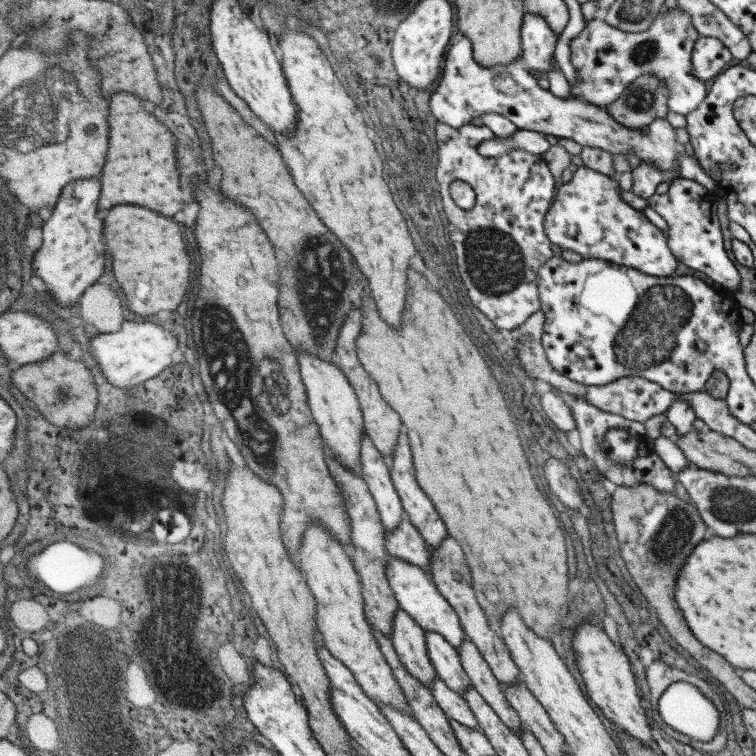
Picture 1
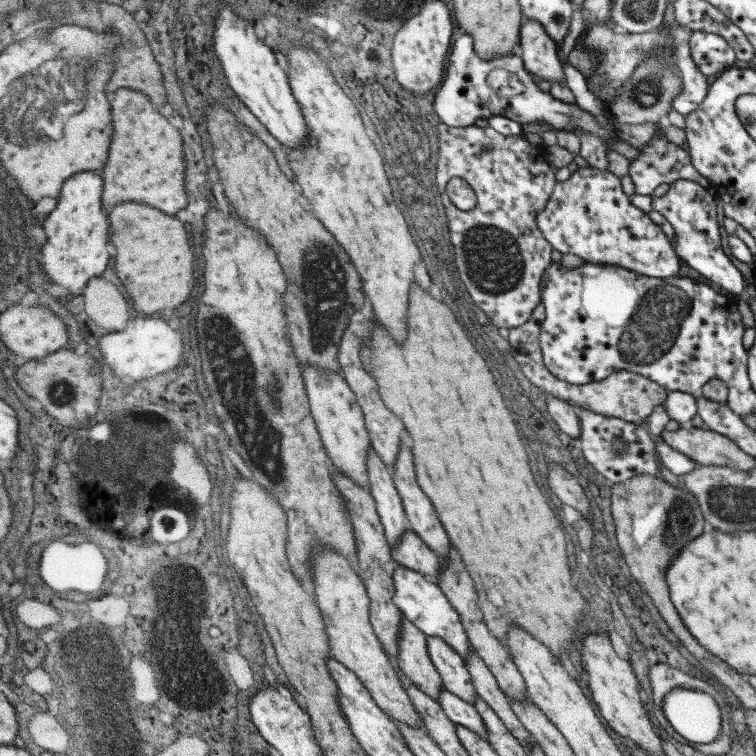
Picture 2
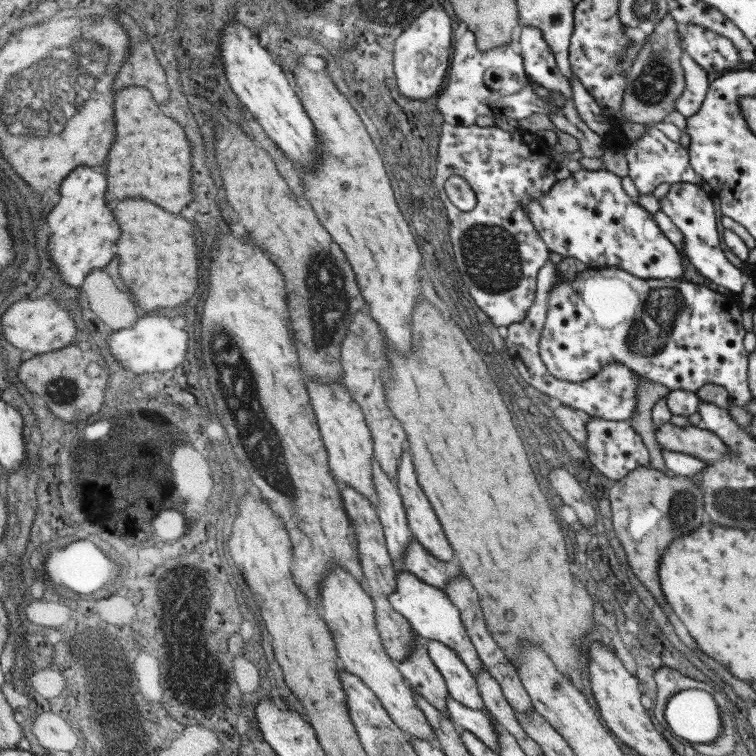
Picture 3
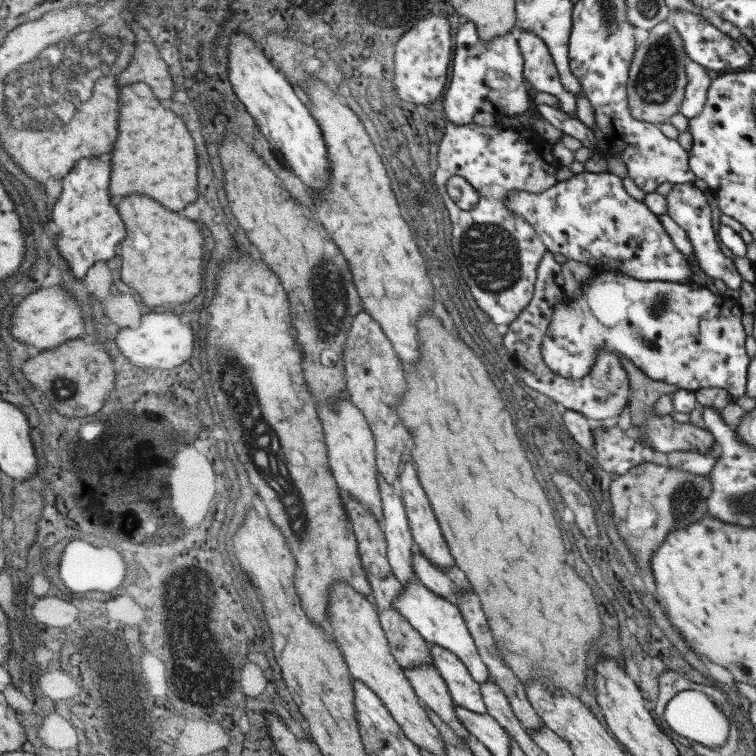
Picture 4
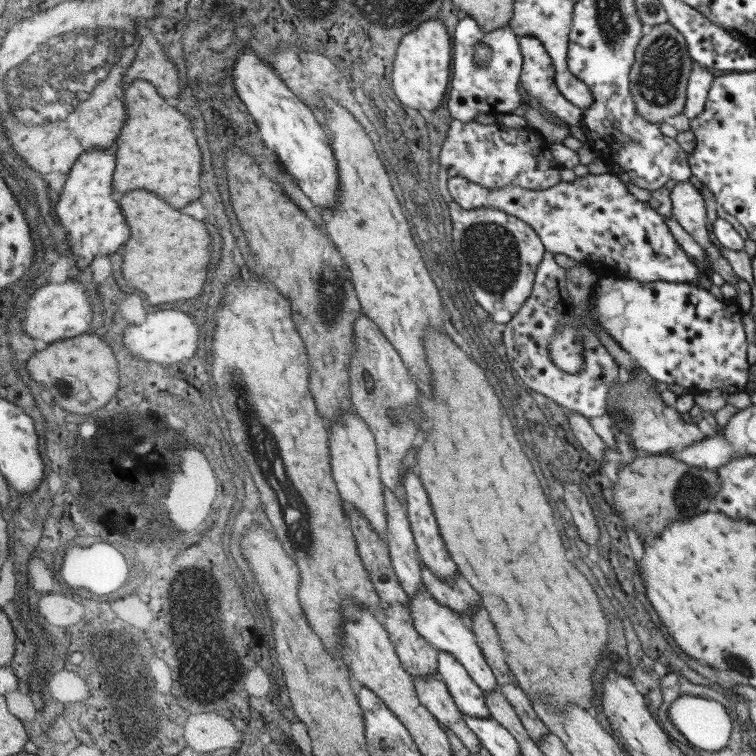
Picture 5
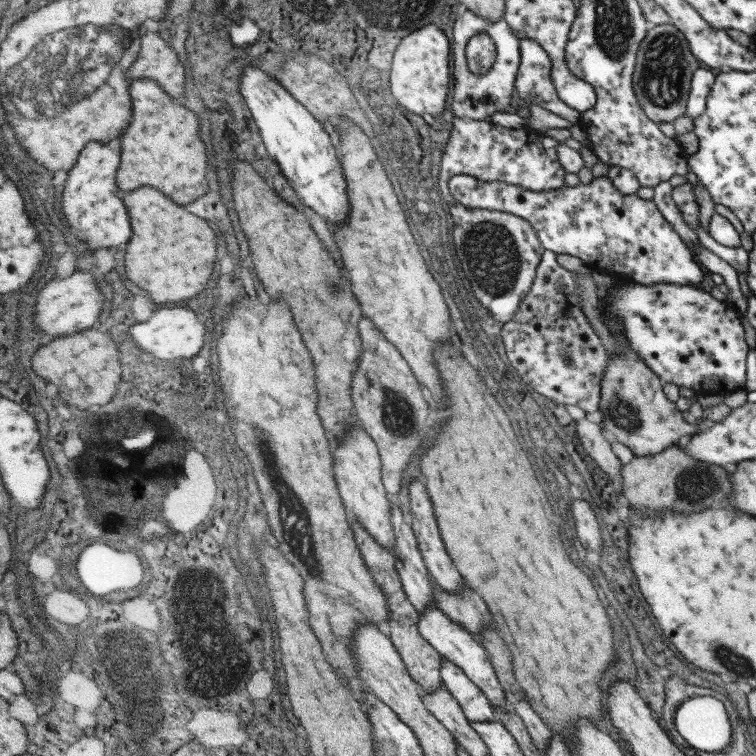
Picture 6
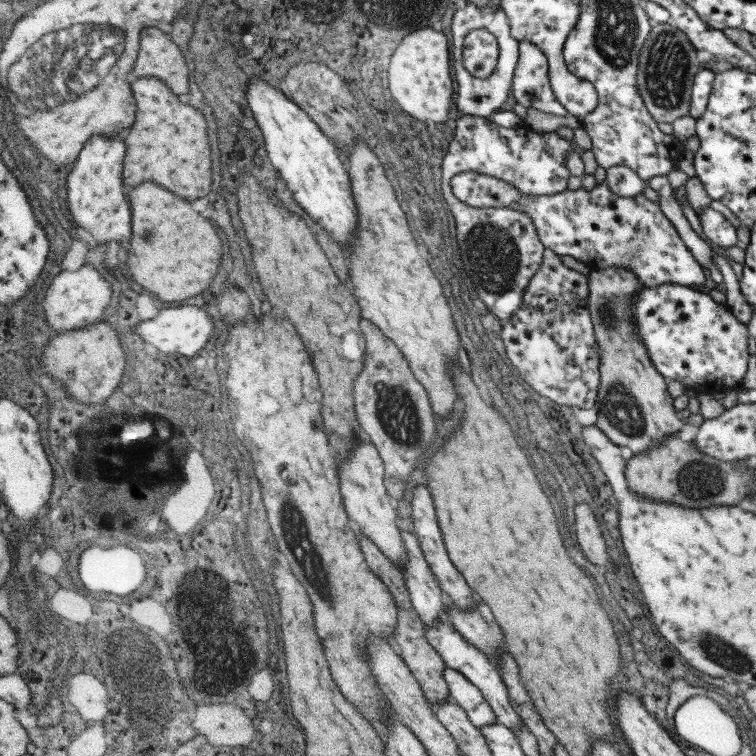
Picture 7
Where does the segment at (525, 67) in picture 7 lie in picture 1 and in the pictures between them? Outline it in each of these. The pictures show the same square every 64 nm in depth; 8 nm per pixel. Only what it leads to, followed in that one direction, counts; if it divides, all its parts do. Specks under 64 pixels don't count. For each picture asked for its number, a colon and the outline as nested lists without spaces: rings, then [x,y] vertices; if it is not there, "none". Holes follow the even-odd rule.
1: [[[525,14],[521,22],[521,60],[527,68],[539,72],[551,72],[553,48],[557,44],[557,34],[537,14]]]
2: [[[525,20],[519,30],[519,48],[521,48],[521,60],[529,74],[535,74],[549,84],[559,82],[565,84],[563,68],[557,58],[557,46],[551,36],[541,28],[535,20]]]
3: [[[533,26],[523,28],[519,32],[519,48],[523,70],[533,80],[533,84],[539,84],[547,92],[559,92],[563,100],[571,100],[571,84],[557,68],[553,50],[545,42],[541,30],[535,30]]]
4: [[[521,32],[519,40],[519,52],[523,56],[523,78],[525,84],[529,84],[529,90],[543,92],[557,98],[557,104],[561,112],[575,116],[575,98],[561,86],[557,66],[553,64],[553,58],[545,46],[545,42],[531,32]]]
5: [[[531,36],[519,38],[519,50],[523,56],[521,66],[521,88],[527,96],[539,98],[539,104],[561,118],[567,126],[581,126],[583,110],[573,106],[555,84],[555,66],[547,50],[539,40]]]
6: [[[519,40],[521,64],[515,76],[515,90],[527,106],[537,104],[555,116],[569,120],[571,126],[579,124],[581,112],[559,100],[555,86],[551,84],[551,60],[547,52],[533,40]]]

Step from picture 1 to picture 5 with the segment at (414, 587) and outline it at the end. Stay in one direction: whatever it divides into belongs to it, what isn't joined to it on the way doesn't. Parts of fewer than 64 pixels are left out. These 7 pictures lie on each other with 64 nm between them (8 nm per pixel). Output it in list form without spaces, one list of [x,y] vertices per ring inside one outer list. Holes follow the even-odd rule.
[[[419,592],[413,598],[409,598],[409,610],[411,610],[411,618],[413,618],[413,626],[415,630],[439,652],[447,652],[453,654],[453,658],[459,660],[459,664],[467,670],[467,674],[471,676],[471,680],[483,690],[483,692],[495,692],[497,690],[497,680],[491,672],[491,668],[487,666],[473,632],[469,630],[467,620],[463,620],[461,614],[455,614],[451,608],[435,602],[429,594]]]

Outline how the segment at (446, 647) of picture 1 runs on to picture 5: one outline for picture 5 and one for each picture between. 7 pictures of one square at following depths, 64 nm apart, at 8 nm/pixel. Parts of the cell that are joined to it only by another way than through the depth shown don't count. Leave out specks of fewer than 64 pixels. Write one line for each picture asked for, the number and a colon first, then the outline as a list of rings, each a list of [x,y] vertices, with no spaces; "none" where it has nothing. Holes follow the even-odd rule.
2: [[[427,636],[427,654],[441,676],[443,688],[467,704],[475,706],[475,688],[471,684],[471,676],[467,674],[465,660],[439,636]]]
3: [[[425,640],[425,646],[427,646],[427,656],[433,660],[435,668],[445,680],[449,696],[453,696],[467,708],[481,710],[485,704],[477,692],[477,682],[463,664],[463,660],[455,654],[455,650],[451,650],[449,646],[437,640]]]
4: [[[429,644],[429,654],[433,658],[433,666],[437,668],[437,672],[447,684],[453,704],[467,708],[469,712],[485,714],[487,708],[481,696],[481,686],[471,678],[471,674],[467,672],[467,666],[453,652],[437,644]]]
5: [[[437,650],[437,678],[443,680],[461,714],[489,718],[485,692],[471,680],[467,670],[459,664],[457,658],[453,658],[453,654]]]

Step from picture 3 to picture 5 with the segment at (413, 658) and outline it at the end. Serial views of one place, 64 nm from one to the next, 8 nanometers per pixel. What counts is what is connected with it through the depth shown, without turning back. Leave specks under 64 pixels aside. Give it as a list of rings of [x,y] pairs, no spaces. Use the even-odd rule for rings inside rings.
[[[437,676],[431,678],[413,678],[415,688],[417,688],[417,696],[419,702],[427,708],[427,712],[431,712],[435,716],[435,720],[449,732],[453,732],[471,754],[479,754],[479,746],[481,742],[477,740],[477,736],[469,730],[469,726],[465,726],[459,708],[455,706],[447,686],[443,684],[443,680],[439,680]]]

